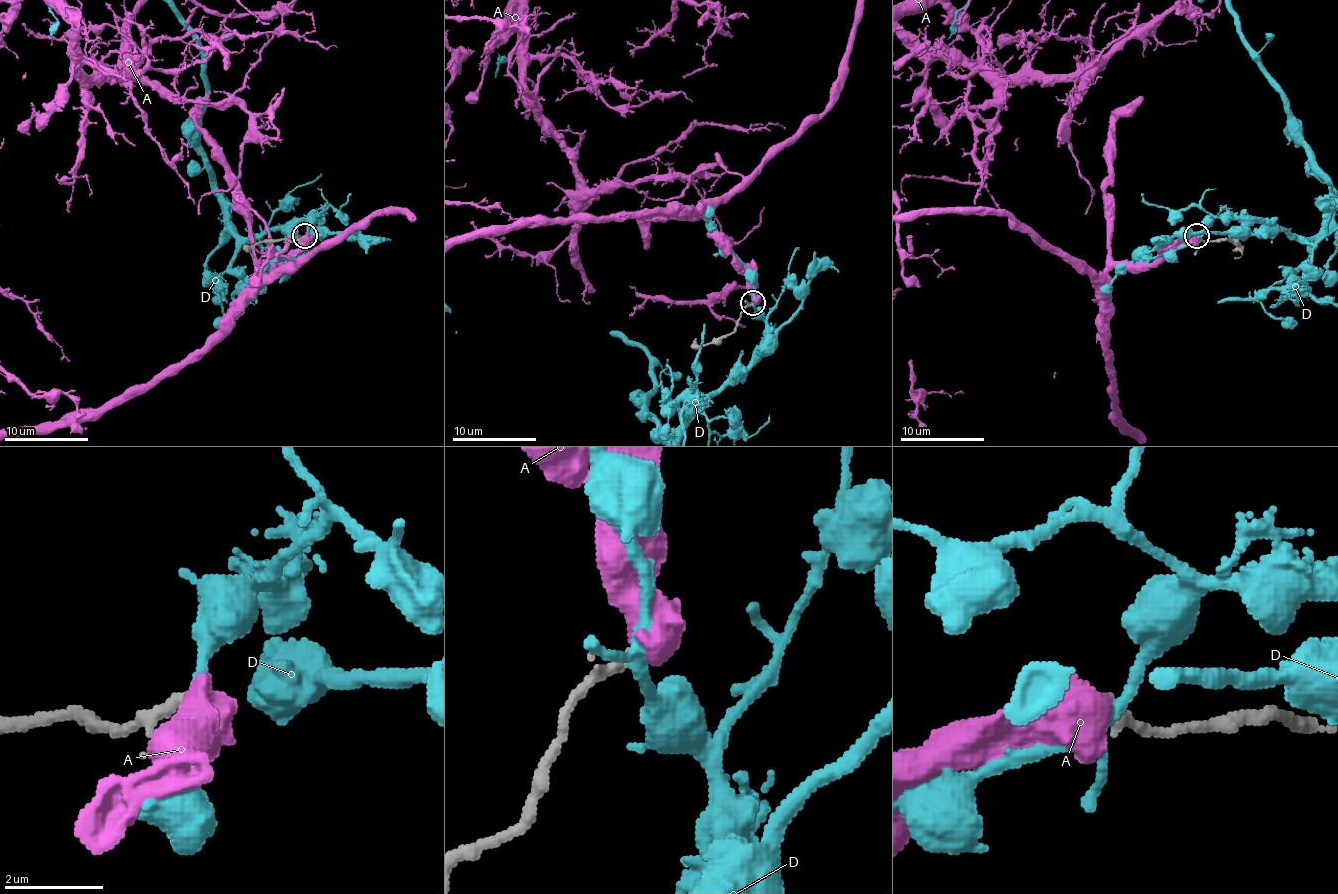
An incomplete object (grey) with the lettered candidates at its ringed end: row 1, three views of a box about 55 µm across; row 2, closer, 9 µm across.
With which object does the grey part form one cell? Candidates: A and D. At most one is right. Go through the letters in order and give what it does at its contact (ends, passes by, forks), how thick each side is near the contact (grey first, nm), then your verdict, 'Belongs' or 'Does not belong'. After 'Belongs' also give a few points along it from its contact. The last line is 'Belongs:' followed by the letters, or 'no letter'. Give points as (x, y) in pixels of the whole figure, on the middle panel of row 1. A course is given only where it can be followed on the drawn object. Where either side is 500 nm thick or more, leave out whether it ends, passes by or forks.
A: Thickness 200 nm (grey) against 600 nm. Does not belong
D: It forks there. Thickness 200 nm (grey) against 260 nm. Does not belong
Belongs: no letter

